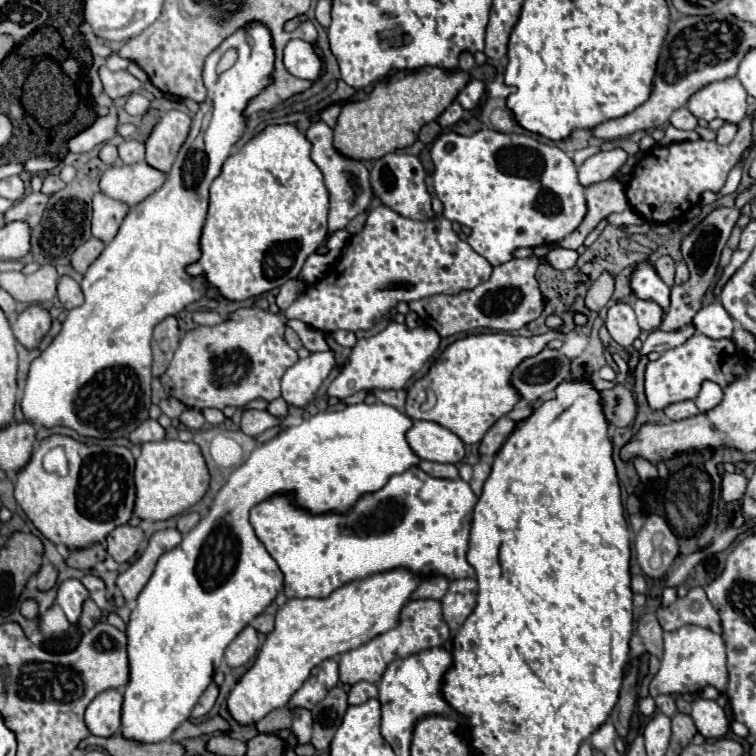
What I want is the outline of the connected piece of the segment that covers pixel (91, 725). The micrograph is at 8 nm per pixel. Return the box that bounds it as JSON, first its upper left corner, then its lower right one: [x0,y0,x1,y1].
[86,689,122,737]

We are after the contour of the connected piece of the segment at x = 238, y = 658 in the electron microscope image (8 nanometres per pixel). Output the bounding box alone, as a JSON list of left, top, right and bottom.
[224,625,258,667]

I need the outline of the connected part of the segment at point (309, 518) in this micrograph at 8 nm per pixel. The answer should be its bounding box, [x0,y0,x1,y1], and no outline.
[250,467,476,599]

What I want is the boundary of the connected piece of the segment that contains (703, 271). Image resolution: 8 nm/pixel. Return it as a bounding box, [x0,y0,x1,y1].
[660,199,742,331]

